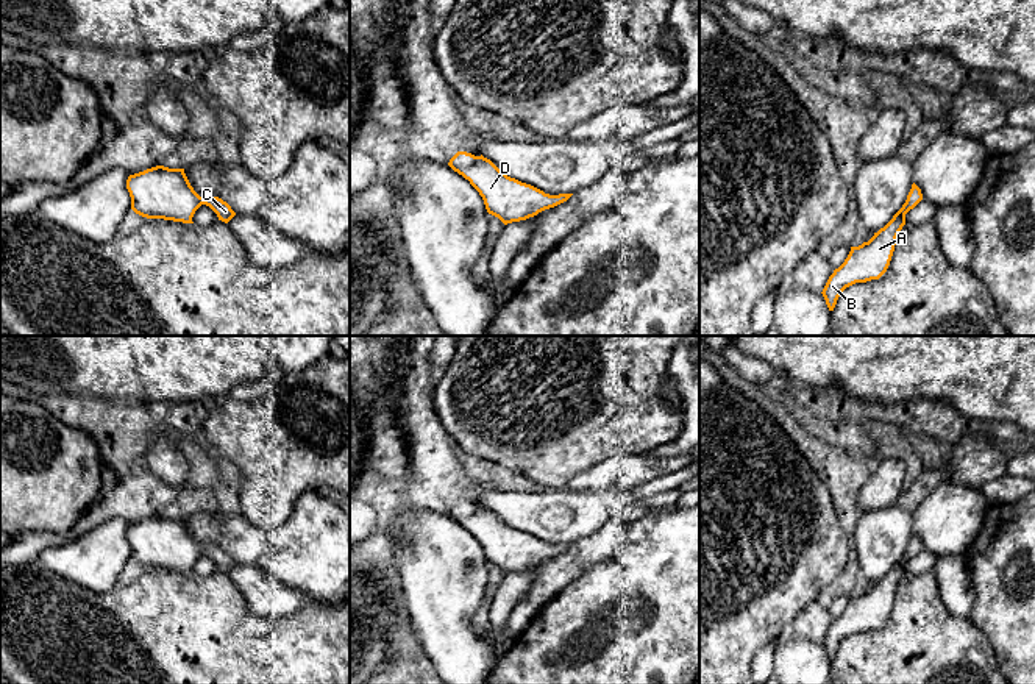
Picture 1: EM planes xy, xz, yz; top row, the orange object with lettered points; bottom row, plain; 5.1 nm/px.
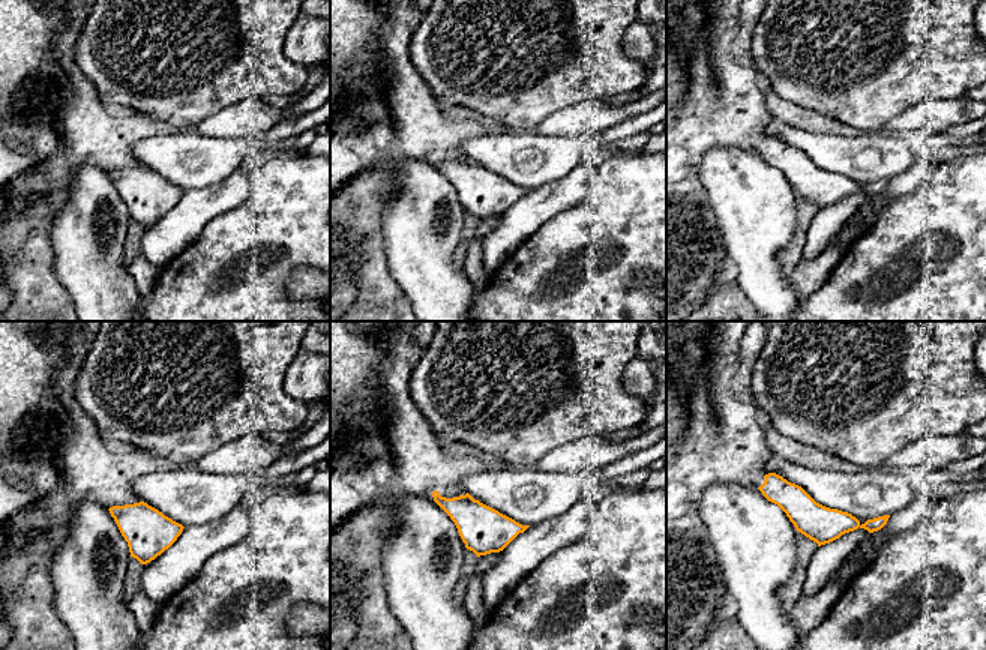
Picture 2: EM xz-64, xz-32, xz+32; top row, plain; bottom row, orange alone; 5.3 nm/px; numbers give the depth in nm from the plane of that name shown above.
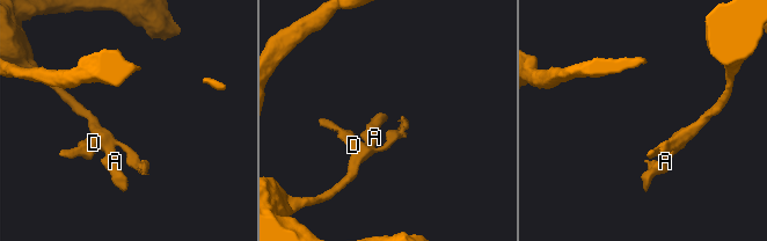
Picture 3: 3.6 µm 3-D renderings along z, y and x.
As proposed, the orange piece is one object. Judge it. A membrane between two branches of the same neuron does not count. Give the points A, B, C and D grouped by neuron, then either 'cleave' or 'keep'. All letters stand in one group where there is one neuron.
A B C D | keep

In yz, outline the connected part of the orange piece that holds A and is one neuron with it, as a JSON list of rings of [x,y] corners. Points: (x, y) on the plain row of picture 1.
[[[913,533],[902,558],[874,586],[859,597],[851,597],[845,612],[829,626],[823,647],[829,661],[834,661],[840,643],[855,634],[879,629],[888,618],[896,587],[905,575],[905,564],[923,550],[921,539]]]

